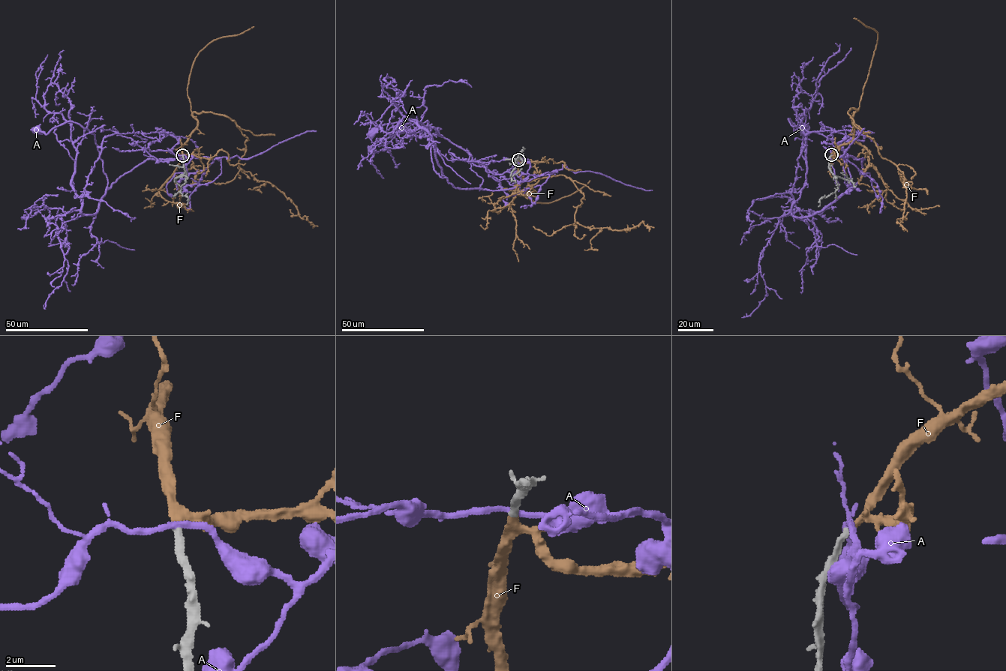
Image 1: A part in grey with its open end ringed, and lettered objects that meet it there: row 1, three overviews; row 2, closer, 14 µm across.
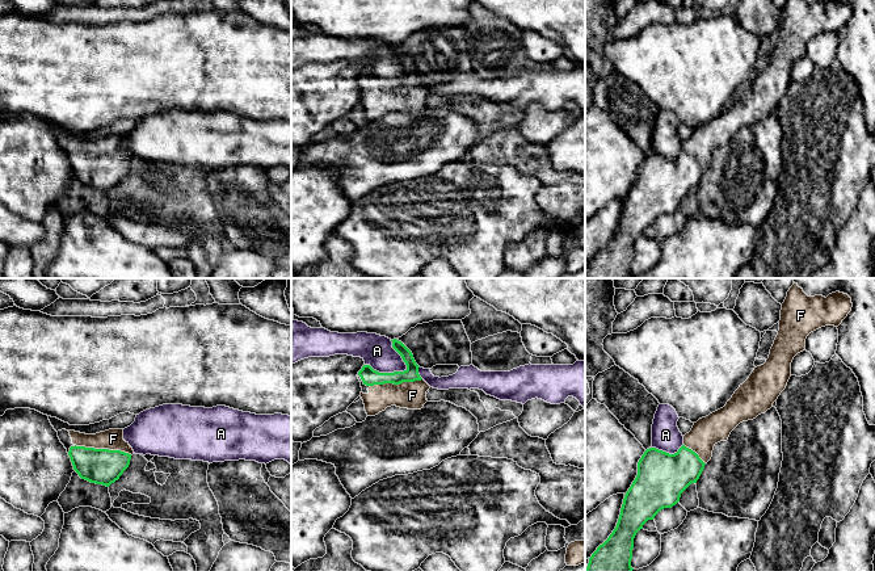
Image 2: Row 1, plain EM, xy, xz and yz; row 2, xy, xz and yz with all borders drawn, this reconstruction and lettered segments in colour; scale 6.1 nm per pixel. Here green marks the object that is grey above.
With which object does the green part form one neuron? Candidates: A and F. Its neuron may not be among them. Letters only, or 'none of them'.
F

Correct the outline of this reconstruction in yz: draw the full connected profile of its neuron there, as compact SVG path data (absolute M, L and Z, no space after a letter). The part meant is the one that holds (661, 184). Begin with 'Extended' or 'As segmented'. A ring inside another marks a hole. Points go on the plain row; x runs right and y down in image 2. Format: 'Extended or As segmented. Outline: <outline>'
Extended. Outline: M787 0L766 68L754 74L723 114L694 129L677 159L656 154L644 158L638 168L638 181L624 201L617 232L592 260L585 278L631 278L636 239L661 215L676 211L681 200L697 189L718 148L727 147L740 129L773 113L791 83L794 63L805 56L807 42L825 32L838 33L851 13L847 0L826 4Z

